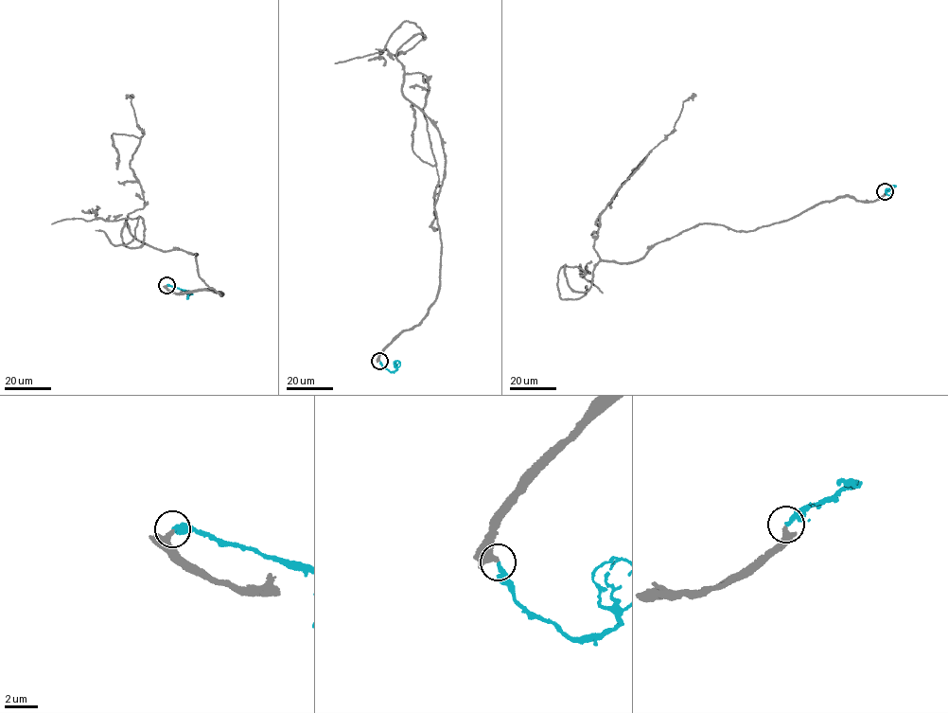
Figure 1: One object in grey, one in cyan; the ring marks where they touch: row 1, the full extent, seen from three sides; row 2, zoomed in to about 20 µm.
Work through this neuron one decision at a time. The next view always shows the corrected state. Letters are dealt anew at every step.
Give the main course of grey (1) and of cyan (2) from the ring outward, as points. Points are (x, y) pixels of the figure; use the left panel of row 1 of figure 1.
1: (166, 285), (223, 294), (197, 254), (131, 234), (140, 139), (112, 135), (116, 169)
2: (166, 285), (186, 290), (187, 296)

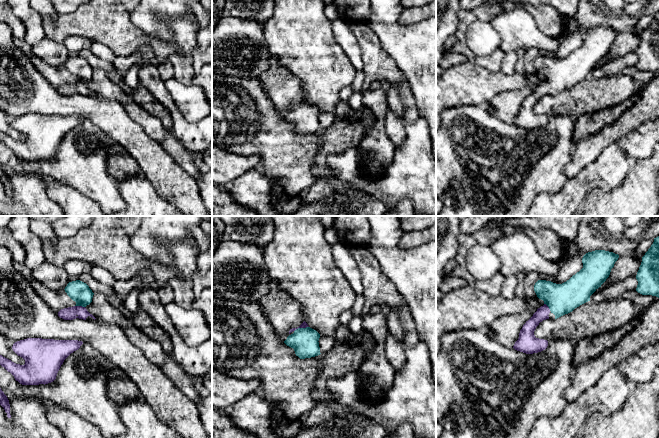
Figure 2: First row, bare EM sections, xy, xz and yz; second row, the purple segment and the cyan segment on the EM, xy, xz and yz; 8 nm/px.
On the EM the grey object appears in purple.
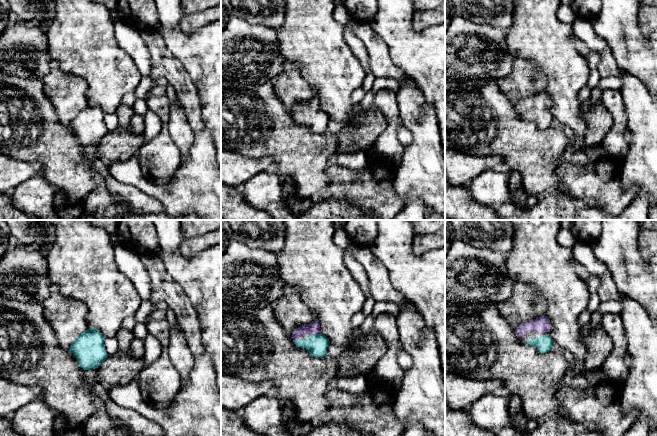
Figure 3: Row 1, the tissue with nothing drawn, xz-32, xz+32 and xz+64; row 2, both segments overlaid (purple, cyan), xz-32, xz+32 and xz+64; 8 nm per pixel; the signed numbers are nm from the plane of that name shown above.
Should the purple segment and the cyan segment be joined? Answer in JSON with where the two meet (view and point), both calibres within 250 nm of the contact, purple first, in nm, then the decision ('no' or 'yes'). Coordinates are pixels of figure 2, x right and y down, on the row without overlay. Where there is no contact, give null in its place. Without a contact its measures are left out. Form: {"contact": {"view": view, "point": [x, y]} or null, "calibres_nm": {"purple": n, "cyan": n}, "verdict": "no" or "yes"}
{"contact": {"view": "xz", "point": [301, 103]}, "calibres_nm": {"purple": 50, "cyan": 220}, "verdict": "yes"}

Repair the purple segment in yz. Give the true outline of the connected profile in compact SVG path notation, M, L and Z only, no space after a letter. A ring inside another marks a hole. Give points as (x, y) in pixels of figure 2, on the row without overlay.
M595 26L586 29L582 34L583 44L562 60L551 57L538 56L534 61L537 73L544 77L544 81L537 85L533 92L526 97L519 109L519 114L513 124L517 127L533 130L545 126L548 117L536 114L534 107L540 98L549 95L549 89L555 91L555 95L572 88L575 84L590 77L590 72L606 57L611 45L618 36L619 31L605 26Z

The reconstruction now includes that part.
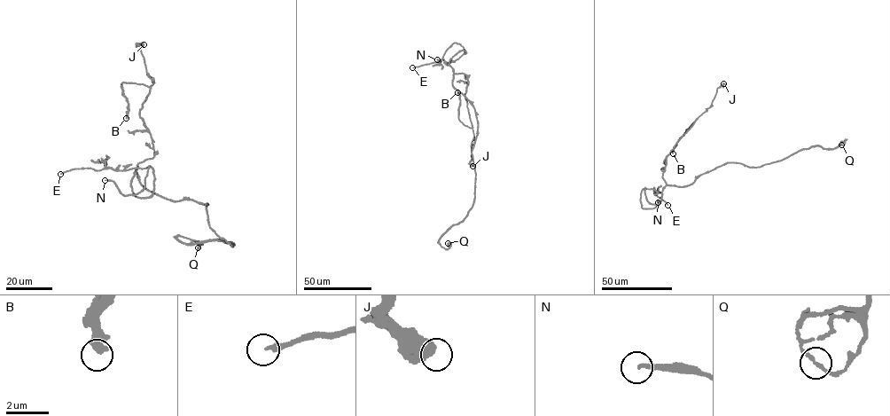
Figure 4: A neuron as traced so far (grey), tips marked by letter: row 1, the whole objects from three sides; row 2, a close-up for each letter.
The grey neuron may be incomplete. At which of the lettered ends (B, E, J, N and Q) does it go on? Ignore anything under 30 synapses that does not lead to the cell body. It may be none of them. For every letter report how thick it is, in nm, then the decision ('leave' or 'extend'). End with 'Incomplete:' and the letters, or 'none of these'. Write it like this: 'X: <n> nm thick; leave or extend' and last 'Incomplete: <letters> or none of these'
B: 480 nm thick; leave
E: 200 nm thick; extend
J: 600 nm thick; leave
N: 200 nm thick; extend
Q: 150 nm thick; leave
Incomplete: E, N

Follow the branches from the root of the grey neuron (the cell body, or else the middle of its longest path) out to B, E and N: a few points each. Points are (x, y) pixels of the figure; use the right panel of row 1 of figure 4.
B: (701, 174), (690, 185), (683, 187), (668, 185), (662, 176), (667, 156), (697, 119), (680, 137), (673, 153)
E: (701, 174), (686, 186), (667, 185), (657, 204), (647, 200), (645, 187), (656, 191), (654, 194), (667, 205)
N: (701, 174), (686, 186), (667, 185), (657, 204), (647, 200), (643, 190), (643, 208), (651, 208), (658, 202)

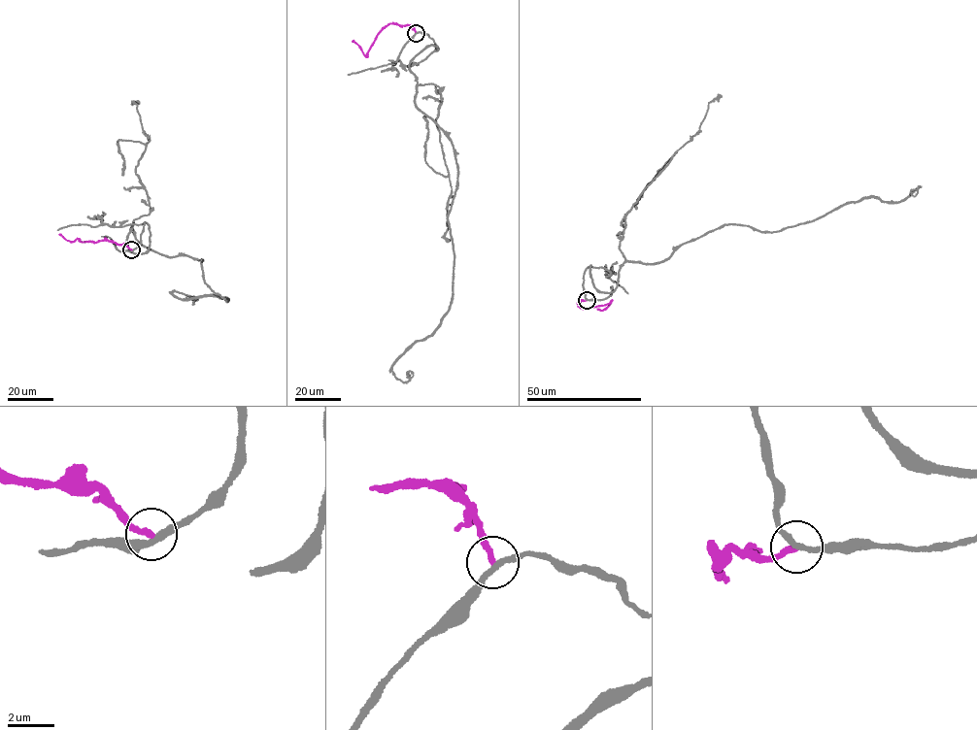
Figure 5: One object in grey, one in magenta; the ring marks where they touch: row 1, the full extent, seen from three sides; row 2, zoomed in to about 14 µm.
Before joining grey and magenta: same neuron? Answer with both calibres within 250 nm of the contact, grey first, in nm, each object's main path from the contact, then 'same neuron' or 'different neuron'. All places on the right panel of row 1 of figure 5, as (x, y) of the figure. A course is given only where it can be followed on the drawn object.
calibres 260 and 260 nm; course grey (587, 299), (590, 265), (609, 293), (626, 261), (663, 261), (725, 225), (780, 231), (912, 195); course magenta (587, 299), (580, 301), (580, 307), (604, 305), (612, 301), (604, 309), (598, 309); different neuron

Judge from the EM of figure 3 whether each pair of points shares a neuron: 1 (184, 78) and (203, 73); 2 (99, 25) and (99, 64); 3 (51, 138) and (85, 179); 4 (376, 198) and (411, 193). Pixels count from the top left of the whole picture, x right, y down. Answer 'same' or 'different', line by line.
1: different
2: same
3: same
4: different

